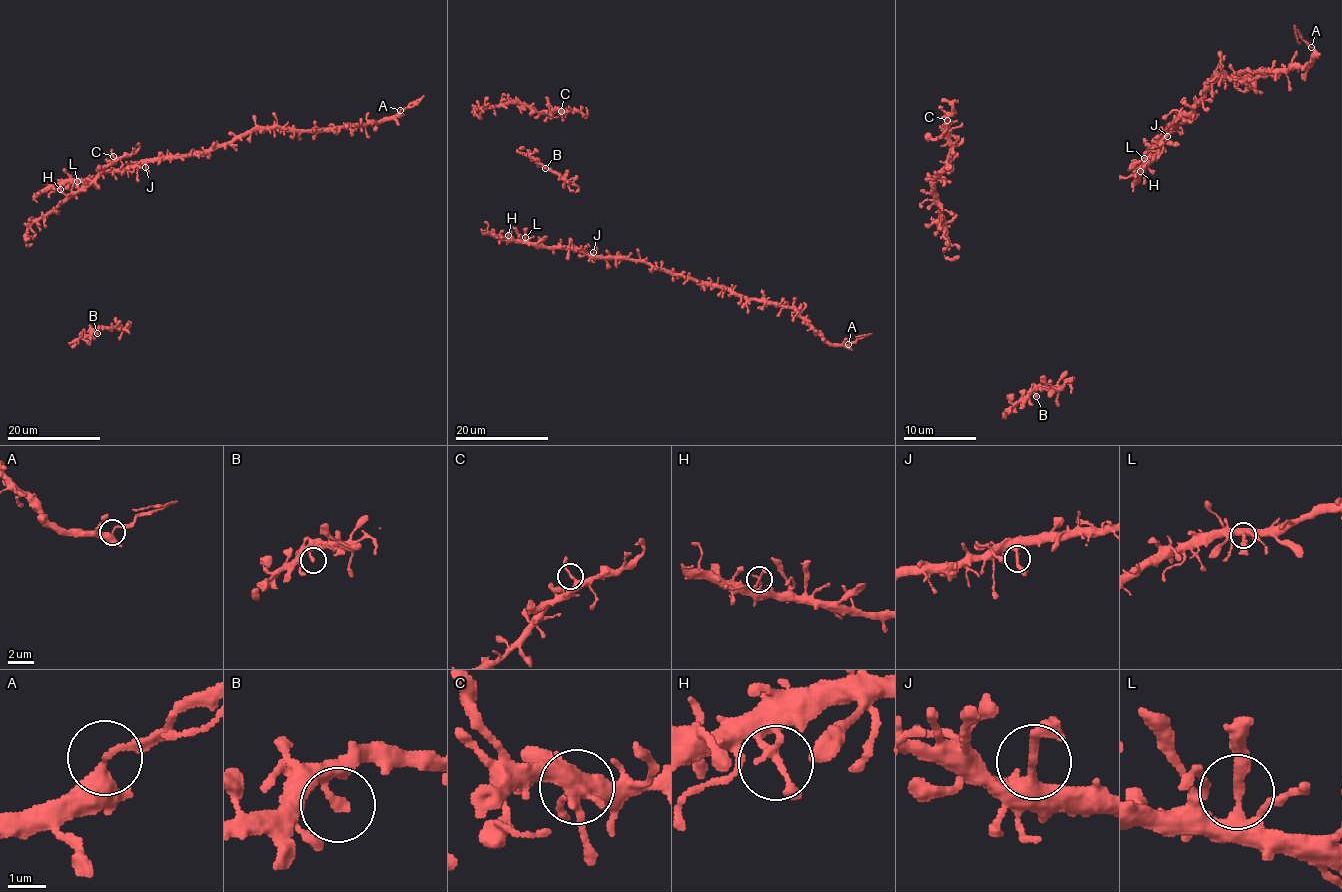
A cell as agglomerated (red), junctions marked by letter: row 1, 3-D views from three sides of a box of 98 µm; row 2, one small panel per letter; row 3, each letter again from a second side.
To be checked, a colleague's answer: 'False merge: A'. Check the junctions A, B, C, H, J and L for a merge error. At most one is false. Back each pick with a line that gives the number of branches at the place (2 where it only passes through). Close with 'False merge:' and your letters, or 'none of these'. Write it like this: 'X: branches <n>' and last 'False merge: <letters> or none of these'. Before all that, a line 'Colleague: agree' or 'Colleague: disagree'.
Colleague: agree
A: branches 2
False merge: A

